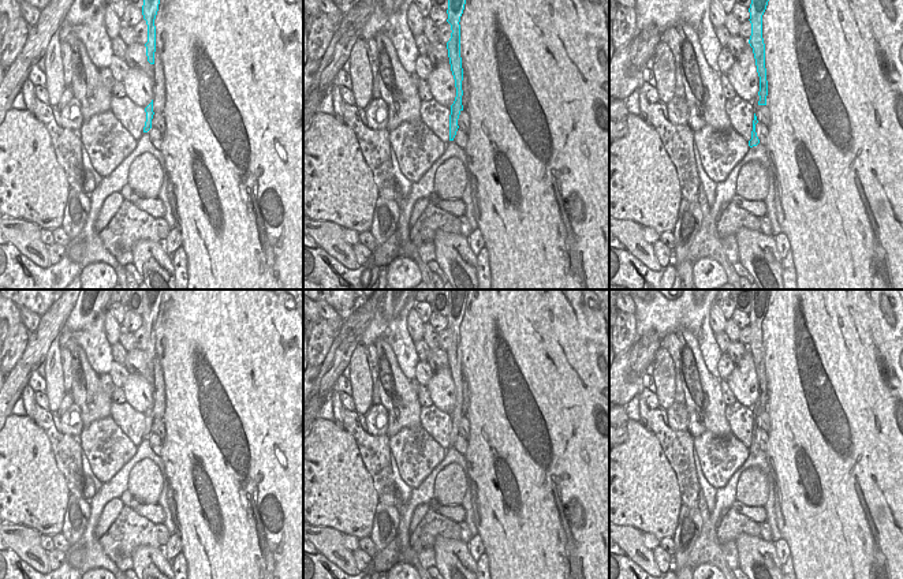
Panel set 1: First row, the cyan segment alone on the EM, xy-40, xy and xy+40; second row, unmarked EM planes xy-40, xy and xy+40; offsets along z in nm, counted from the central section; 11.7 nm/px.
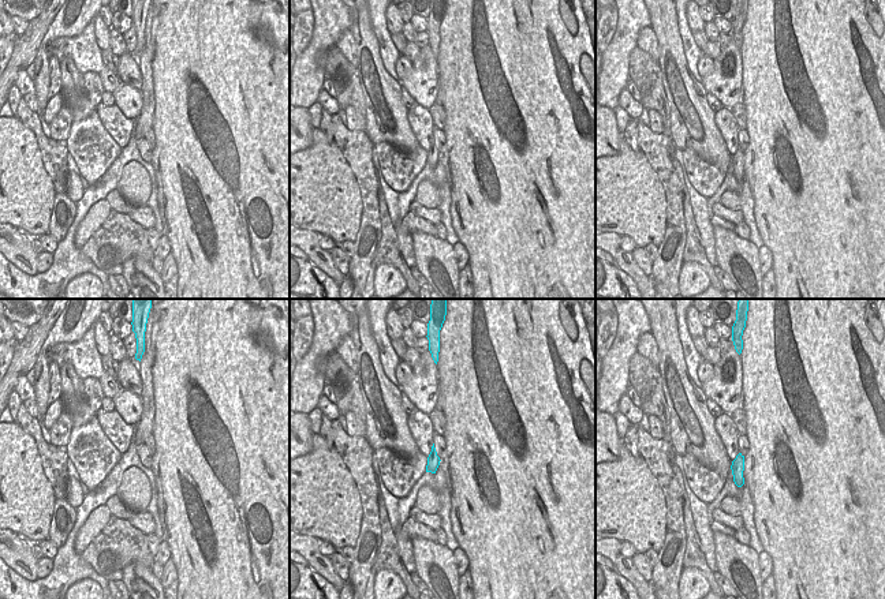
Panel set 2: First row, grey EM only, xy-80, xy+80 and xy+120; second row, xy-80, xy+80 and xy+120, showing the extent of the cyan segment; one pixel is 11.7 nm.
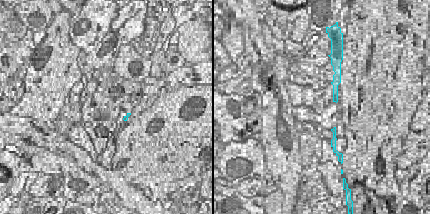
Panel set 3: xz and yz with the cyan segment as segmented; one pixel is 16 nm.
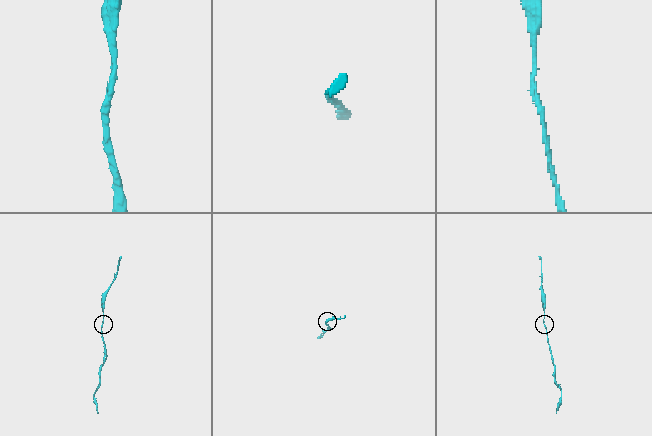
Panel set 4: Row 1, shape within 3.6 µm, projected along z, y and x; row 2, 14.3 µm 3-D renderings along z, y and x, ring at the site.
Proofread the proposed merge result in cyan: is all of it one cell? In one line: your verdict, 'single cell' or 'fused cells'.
single cell

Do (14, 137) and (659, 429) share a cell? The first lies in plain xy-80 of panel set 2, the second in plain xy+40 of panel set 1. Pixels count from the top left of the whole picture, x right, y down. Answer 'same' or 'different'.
different

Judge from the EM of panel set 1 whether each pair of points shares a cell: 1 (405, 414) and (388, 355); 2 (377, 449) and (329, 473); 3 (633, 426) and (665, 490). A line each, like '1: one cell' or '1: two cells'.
1: one cell
2: two cells
3: one cell

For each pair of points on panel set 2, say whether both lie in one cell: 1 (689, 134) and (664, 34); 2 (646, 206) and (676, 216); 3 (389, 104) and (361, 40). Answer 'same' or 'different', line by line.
1: same
2: different
3: same

